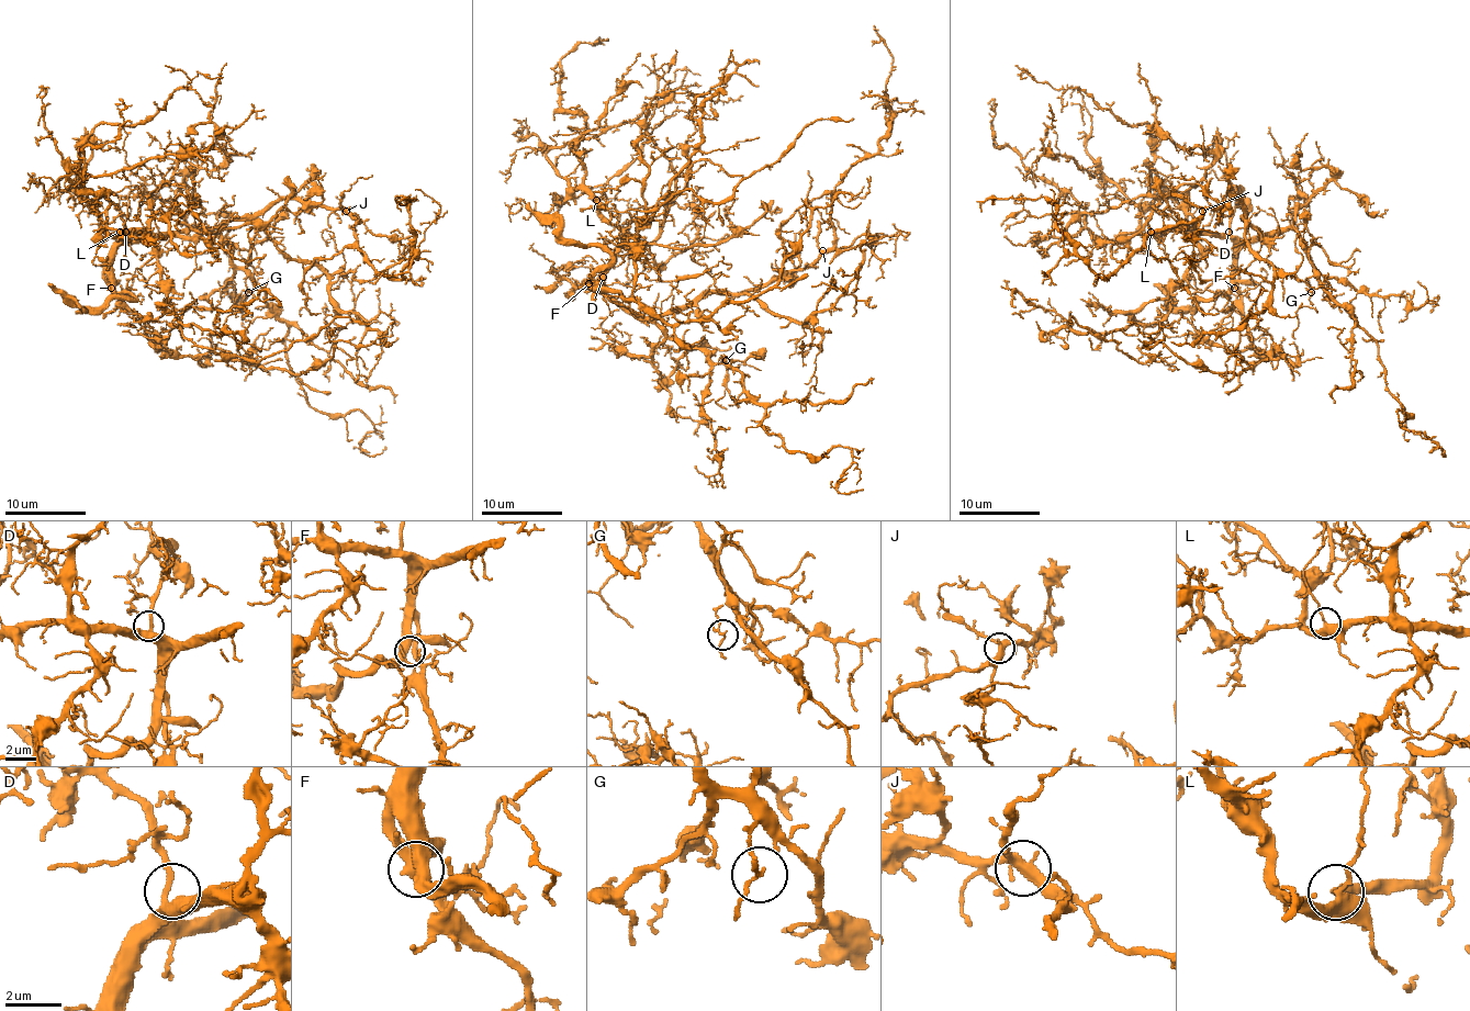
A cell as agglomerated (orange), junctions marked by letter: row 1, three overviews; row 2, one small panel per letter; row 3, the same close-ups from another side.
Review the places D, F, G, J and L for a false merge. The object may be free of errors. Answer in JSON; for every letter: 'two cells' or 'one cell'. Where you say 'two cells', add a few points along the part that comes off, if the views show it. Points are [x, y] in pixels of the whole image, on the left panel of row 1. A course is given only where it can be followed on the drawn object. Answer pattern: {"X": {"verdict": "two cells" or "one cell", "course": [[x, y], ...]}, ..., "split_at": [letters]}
{"D": {"verdict": "one cell"}, "F": {"verdict": "one cell"}, "G": {"verdict": "two cells", "course": [[248, 292], [184, 288], [175, 203], [132, 211], [77, 164], [97, 199], [199, 203], [264, 118], [404, 204]]}, "J": {"verdict": "one cell"}, "L": {"verdict": "one cell"}, "split_at": ["G"]}

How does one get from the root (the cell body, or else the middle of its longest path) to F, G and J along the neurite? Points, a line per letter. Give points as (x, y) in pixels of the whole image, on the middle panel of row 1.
F: (651, 315), (627, 314), (596, 293), (588, 283)
G: (651, 315), (672, 338), (698, 348), (713, 362), (722, 362), (722, 357), (725, 360)
J: (651, 315), (676, 314), (708, 293), (743, 293), (784, 279), (806, 269), (822, 250)

